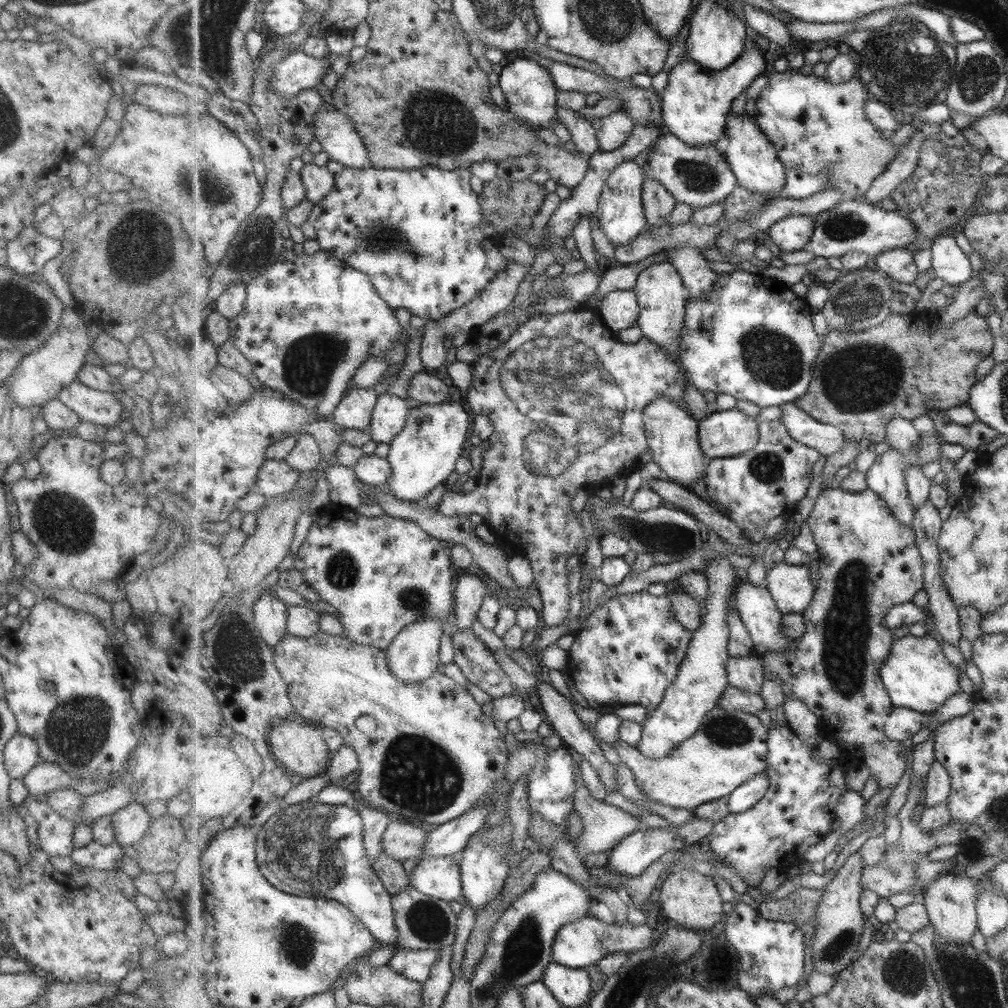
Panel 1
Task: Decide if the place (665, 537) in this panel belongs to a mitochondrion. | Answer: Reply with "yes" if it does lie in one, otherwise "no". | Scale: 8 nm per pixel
yes

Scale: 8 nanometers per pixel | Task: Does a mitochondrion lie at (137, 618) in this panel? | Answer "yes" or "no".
no

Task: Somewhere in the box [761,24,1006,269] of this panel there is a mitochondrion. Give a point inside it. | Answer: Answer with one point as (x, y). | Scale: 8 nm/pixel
(909, 72)

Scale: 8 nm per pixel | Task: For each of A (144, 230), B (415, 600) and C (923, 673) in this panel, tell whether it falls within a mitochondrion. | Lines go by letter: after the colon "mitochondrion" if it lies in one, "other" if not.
A: mitochondrion
B: mitochondrion
C: other

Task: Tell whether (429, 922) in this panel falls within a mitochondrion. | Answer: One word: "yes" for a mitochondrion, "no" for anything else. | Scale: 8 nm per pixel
yes

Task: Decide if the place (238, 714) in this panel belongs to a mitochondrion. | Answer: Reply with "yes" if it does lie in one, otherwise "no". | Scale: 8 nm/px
no

